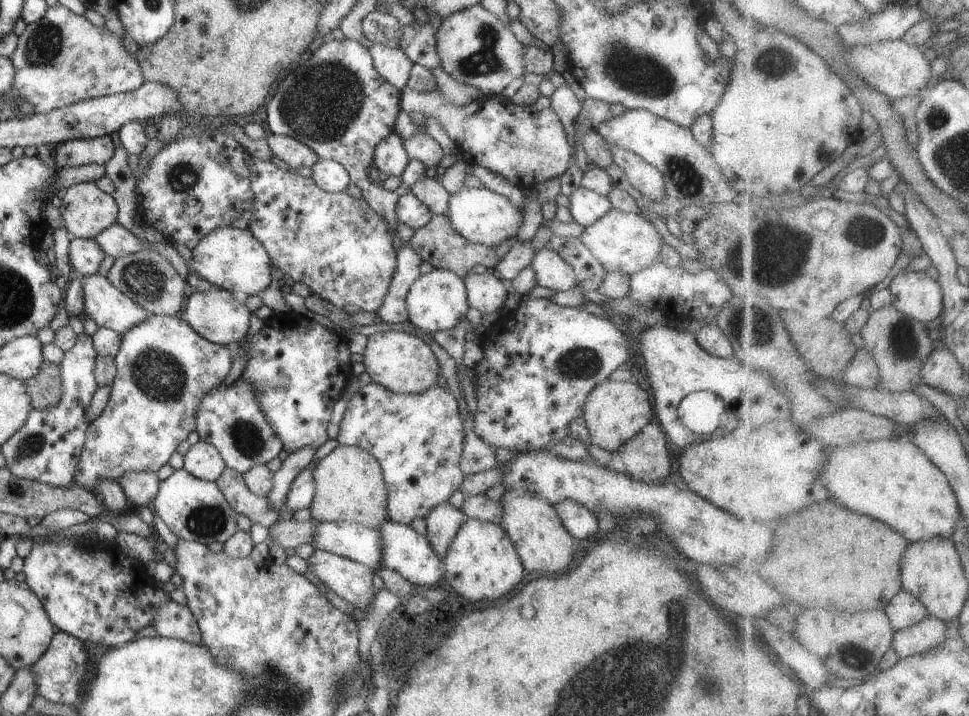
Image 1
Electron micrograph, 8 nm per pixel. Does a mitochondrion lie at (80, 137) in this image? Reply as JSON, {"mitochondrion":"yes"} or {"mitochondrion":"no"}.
{"mitochondrion":"no"}

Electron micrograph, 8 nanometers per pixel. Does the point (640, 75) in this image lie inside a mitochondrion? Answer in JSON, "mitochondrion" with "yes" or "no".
{"mitochondrion":"yes"}

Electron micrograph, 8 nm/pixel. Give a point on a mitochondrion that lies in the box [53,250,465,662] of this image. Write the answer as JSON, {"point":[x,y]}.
{"point":[157,375]}

